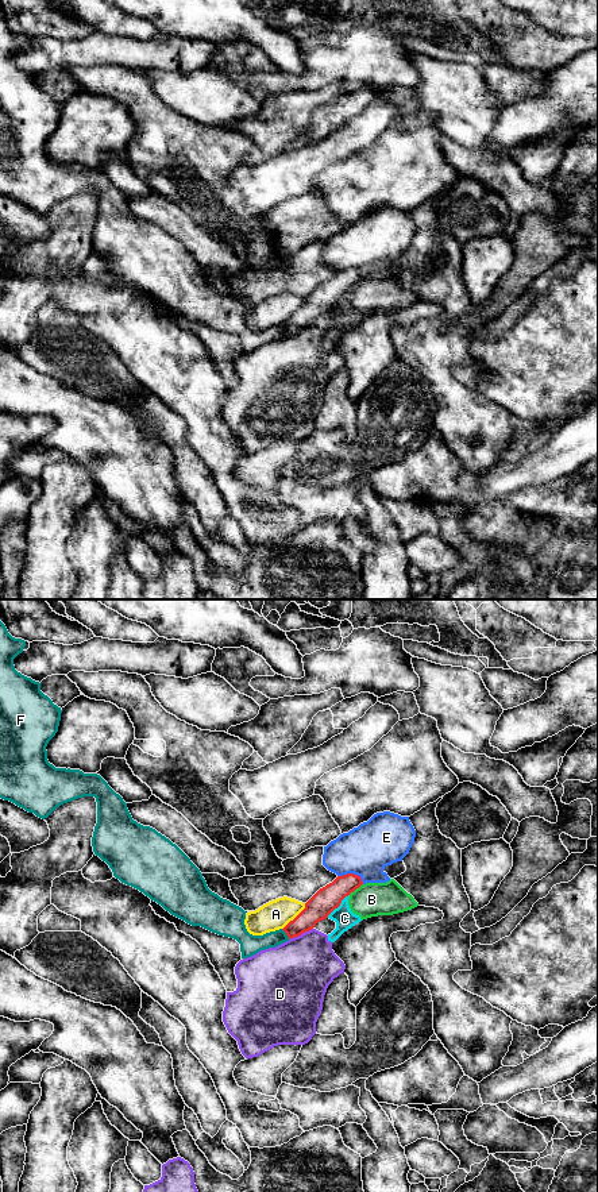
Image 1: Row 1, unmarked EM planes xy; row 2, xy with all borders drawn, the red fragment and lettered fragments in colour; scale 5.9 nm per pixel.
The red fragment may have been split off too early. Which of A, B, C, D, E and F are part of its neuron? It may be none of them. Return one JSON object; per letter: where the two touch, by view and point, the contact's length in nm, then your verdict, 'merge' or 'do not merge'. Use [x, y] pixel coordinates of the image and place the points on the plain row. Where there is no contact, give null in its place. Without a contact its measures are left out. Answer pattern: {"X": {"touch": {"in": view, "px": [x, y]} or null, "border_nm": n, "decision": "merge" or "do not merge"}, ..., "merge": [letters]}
{"A": {"touch": {"in": "xy", "px": [296, 312]}, "border_nm": 220, "decision": "do not merge"}, "B": {"touch": {"in": "xy", "px": [355, 284]}, "border_nm": 110, "decision": "do not merge"}, "C": {"touch": {"in": "xy", "px": [338, 301]}, "border_nm": 190, "decision": "do not merge"}, "D": {"touch": {"in": "xy", "px": [300, 330]}, "border_nm": 160, "decision": "do not merge"}, "E": {"touch": {"in": "xy", "px": [351, 269]}, "border_nm": 170, "decision": "do not merge"}, "F": {"touch": {"in": "xy", "px": [286, 330]}, "border_nm": 80, "decision": "do not merge"}, "merge": []}

